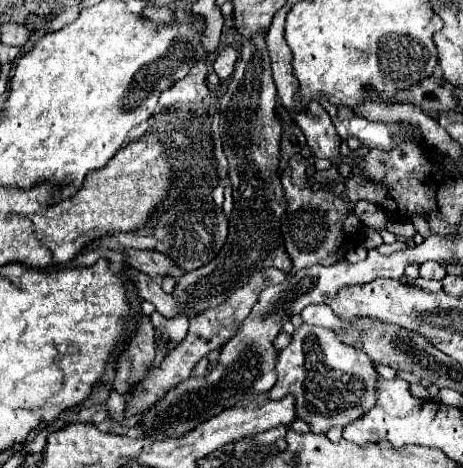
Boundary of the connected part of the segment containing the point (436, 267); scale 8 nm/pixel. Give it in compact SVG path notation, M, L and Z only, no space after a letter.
M422 263L420 265L420 277L422 279L442 279L446 275L446 269L442 263Z

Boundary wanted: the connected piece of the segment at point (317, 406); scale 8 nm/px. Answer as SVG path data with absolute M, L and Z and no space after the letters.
M302 323L292 341L278 355L276 363L278 381L268 393L270 399L282 399L288 393L296 397L298 419L310 423L312 433L326 433L330 427L348 423L362 417L376 403L378 373L370 357L350 345L344 345L334 331Z

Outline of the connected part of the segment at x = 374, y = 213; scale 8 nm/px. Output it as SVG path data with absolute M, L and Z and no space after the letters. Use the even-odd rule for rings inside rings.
M358 201L354 211L358 211L362 223L368 227L368 229L384 229L384 225L388 223L388 213L382 211L382 207L374 207L374 203L366 203L366 201Z

